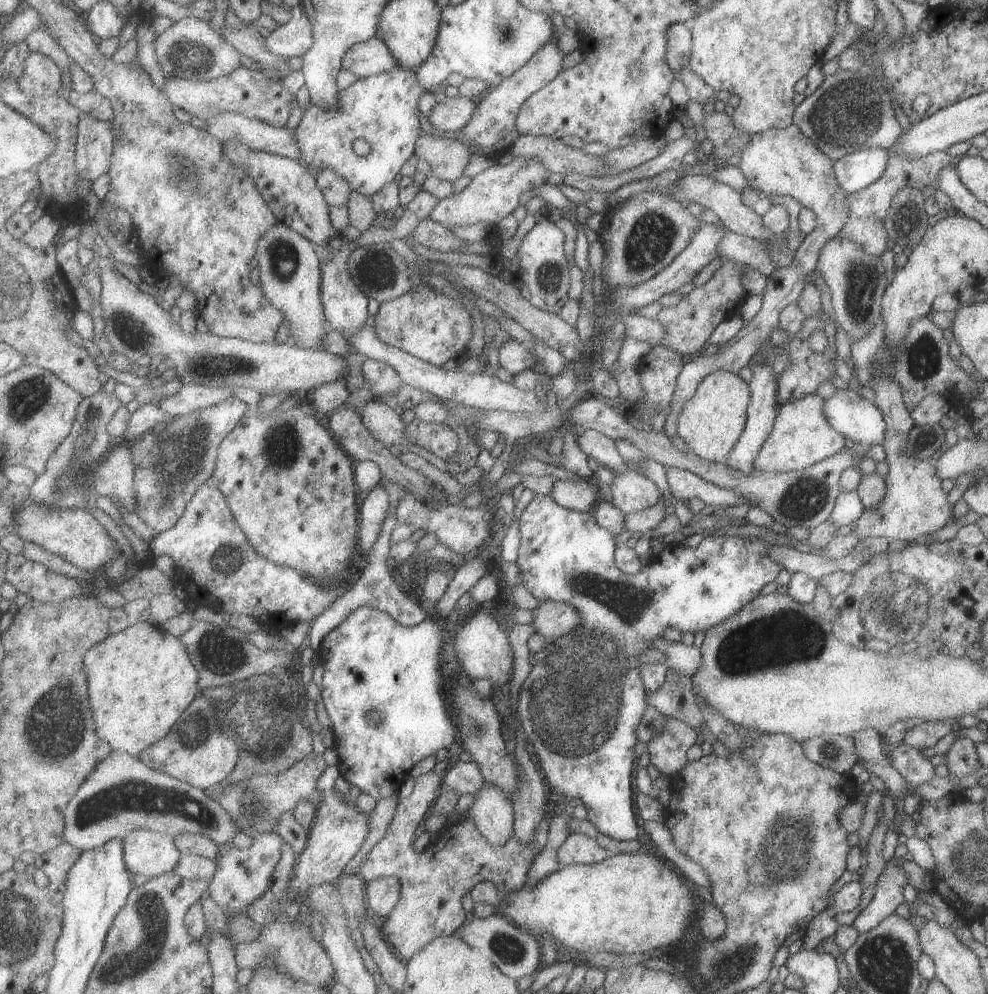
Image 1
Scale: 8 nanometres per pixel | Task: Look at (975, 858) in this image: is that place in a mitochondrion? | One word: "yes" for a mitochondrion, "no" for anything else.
yes

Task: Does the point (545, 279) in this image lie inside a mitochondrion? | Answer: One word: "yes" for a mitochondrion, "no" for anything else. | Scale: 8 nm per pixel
yes

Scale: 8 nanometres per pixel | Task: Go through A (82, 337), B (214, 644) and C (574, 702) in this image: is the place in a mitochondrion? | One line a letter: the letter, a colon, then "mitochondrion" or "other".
A: other
B: mitochondrion
C: mitochondrion

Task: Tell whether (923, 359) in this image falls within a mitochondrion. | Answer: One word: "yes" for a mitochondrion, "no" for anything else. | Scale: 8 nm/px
yes

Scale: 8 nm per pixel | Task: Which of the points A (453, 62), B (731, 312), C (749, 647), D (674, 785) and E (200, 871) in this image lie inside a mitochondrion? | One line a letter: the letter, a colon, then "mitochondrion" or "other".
A: other
B: other
C: mitochondrion
D: other
E: other

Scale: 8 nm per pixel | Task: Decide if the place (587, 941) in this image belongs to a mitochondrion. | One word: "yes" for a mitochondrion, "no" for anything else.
no

